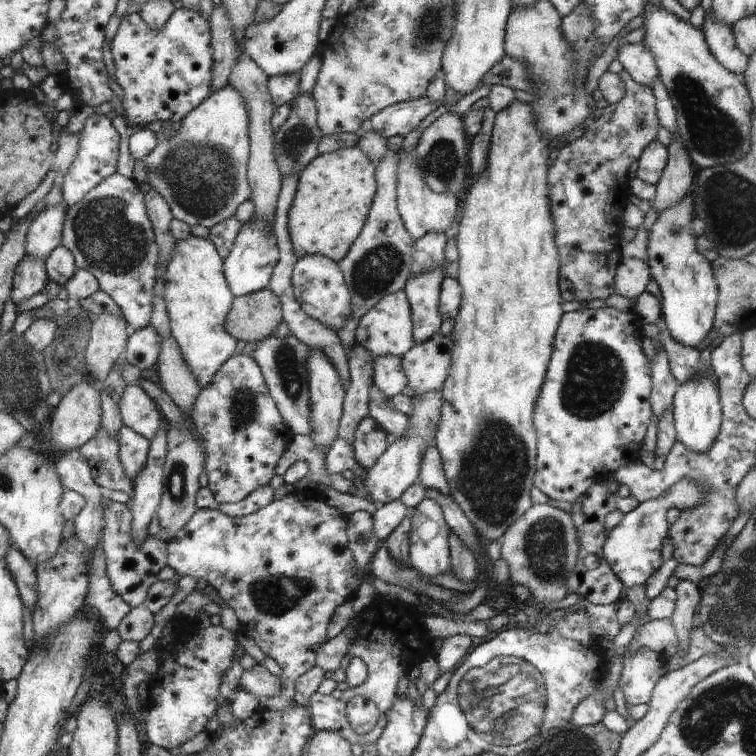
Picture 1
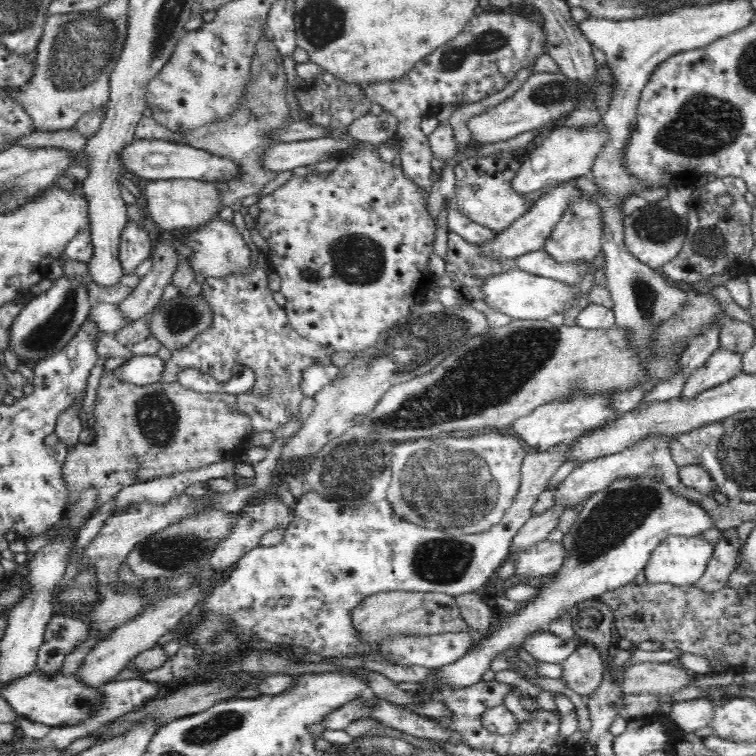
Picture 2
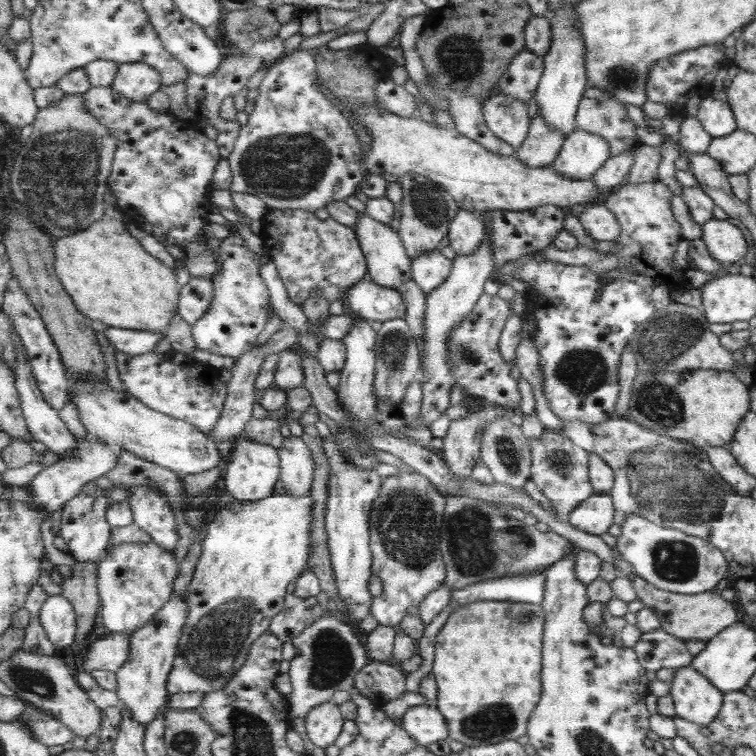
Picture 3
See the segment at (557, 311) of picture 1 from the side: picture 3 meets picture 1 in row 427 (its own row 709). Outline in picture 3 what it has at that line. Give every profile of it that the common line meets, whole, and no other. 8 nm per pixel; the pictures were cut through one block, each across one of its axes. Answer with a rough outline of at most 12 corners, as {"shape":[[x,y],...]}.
{"shape":[[479,600],[436,638],[434,705],[464,747],[540,697],[540,605]]}

